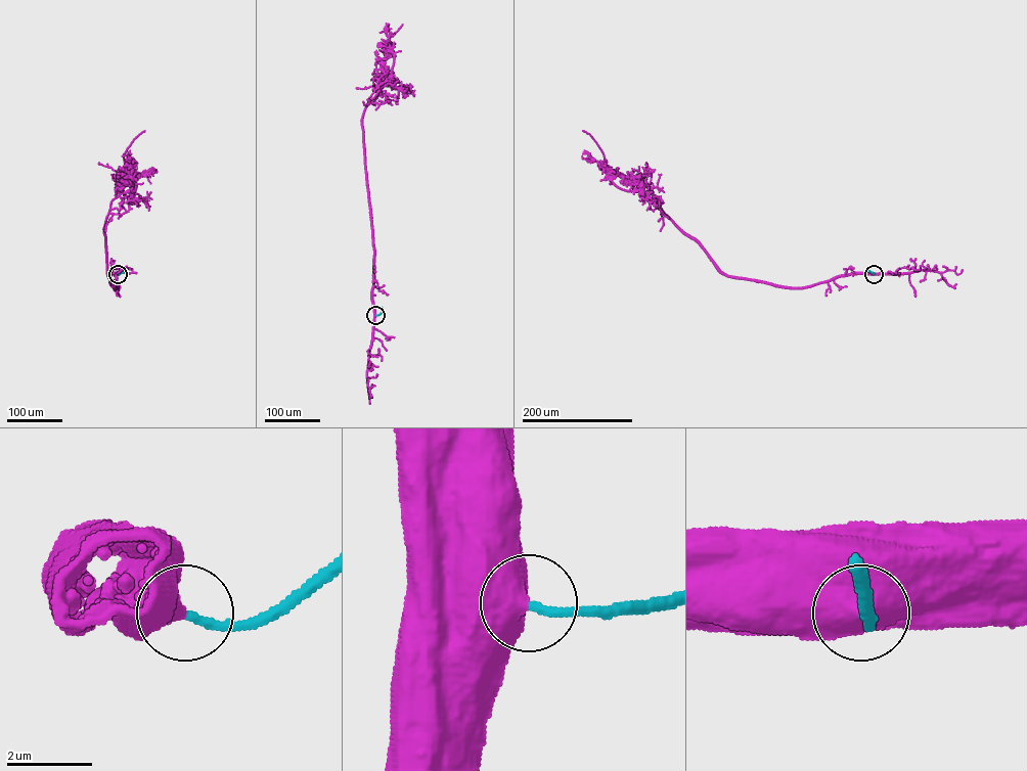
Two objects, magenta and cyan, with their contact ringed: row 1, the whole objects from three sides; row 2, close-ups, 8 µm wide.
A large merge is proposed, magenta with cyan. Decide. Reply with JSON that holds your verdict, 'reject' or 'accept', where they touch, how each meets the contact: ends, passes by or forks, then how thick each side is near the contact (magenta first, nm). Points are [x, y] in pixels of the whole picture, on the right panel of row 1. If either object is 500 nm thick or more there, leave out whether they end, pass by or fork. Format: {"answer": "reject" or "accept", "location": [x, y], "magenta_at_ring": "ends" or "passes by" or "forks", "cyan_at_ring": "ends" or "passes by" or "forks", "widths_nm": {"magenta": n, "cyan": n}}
{"answer": "accept", "location": [874, 274], "widths_nm": {"magenta": 500, "cyan": 200}}

